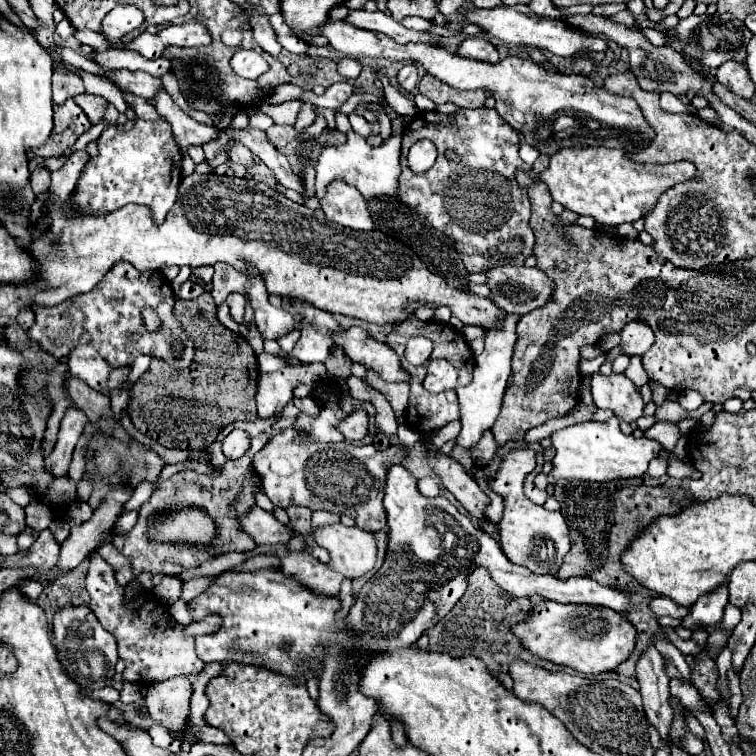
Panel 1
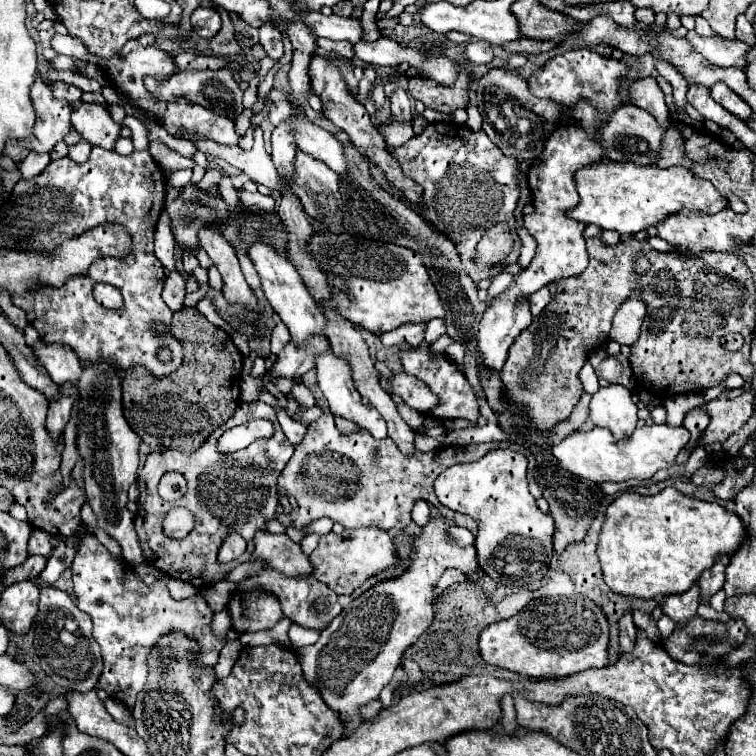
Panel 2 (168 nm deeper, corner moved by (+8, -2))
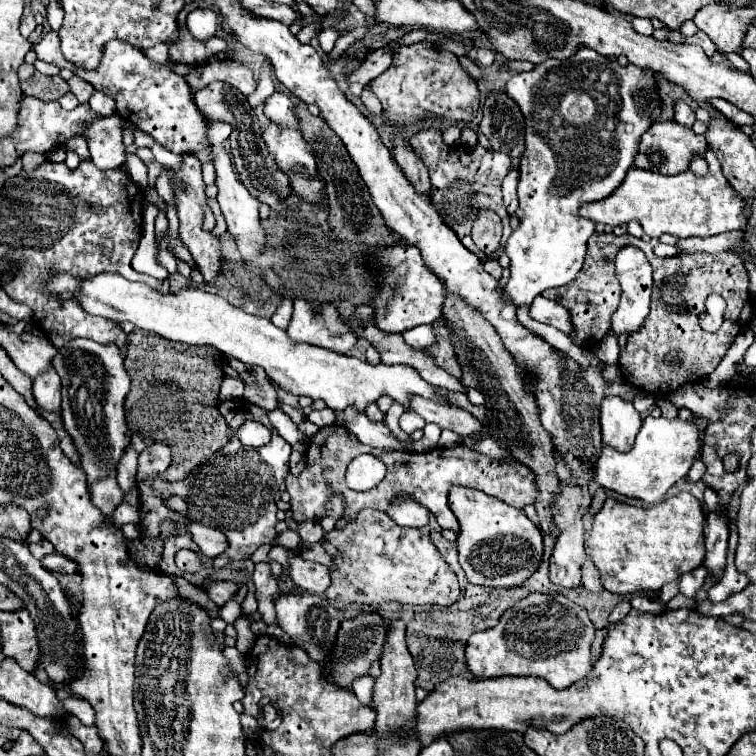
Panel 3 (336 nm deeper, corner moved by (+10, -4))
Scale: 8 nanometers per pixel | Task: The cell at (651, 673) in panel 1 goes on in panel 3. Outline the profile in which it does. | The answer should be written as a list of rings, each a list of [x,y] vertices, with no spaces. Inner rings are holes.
[[[621,601],[621,603],[611,611],[611,615],[609,615],[609,623],[611,623],[611,625],[615,625],[617,621],[621,621],[621,619],[629,613],[629,609],[631,609],[629,601]]]

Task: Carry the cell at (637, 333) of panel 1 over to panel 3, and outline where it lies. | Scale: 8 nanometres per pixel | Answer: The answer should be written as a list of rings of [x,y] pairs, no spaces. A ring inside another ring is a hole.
[[[627,245],[627,247],[623,247],[617,253],[615,265],[617,265],[617,279],[619,279],[621,287],[623,287],[623,293],[621,293],[619,307],[613,313],[613,317],[611,317],[611,329],[619,337],[619,335],[635,333],[643,325],[645,317],[649,315],[649,297],[651,297],[651,285],[653,285],[653,267],[649,265],[645,253],[641,249],[637,249],[637,247],[633,247],[633,245]]]

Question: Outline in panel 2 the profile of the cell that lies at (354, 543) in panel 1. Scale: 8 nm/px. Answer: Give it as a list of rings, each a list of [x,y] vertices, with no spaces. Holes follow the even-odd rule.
[[[359,527],[345,529],[341,535],[327,533],[321,535],[317,549],[309,555],[315,571],[313,577],[327,587],[331,587],[337,595],[351,595],[357,587],[361,587],[373,575],[397,565],[397,549],[393,537],[383,529]]]

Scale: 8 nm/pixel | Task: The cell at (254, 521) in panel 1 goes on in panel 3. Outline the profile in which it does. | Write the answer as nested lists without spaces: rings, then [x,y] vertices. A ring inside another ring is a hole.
[[[301,553],[293,555],[289,559],[289,577],[291,581],[303,589],[303,591],[311,591],[311,593],[323,593],[331,579],[329,579],[329,571],[325,565],[321,563],[313,563],[301,557]]]

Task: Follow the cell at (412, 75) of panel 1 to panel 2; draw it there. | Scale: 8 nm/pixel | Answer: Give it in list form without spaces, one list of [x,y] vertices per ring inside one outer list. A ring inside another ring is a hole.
[[[397,89],[391,95],[391,115],[397,123],[411,123],[411,119],[413,119],[411,103],[409,103],[409,97],[403,89]]]

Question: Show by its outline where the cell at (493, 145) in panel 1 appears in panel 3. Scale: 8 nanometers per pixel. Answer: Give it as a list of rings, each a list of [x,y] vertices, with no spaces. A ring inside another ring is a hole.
[[[435,127],[421,129],[419,133],[413,135],[413,147],[421,155],[423,163],[429,167],[429,179],[431,179],[431,203],[441,215],[441,219],[457,233],[461,243],[479,255],[479,249],[473,245],[471,239],[471,227],[473,221],[477,219],[477,213],[481,209],[493,209],[499,211],[499,217],[503,219],[505,227],[509,223],[507,209],[503,205],[503,195],[501,195],[501,181],[511,169],[511,159],[505,153],[499,151],[489,151],[481,147],[479,143],[471,149],[463,145],[447,145],[443,141],[443,133]]]

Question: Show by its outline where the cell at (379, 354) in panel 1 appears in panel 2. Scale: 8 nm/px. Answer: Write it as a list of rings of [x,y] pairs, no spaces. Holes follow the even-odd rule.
[[[407,373],[393,375],[391,379],[381,379],[381,385],[387,393],[399,395],[411,409],[419,413],[429,413],[431,407],[439,405],[439,399],[431,393],[431,389],[427,389],[423,381]]]

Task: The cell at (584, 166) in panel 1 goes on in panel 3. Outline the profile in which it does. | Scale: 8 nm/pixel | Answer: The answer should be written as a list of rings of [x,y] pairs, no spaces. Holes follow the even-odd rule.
[[[713,151],[705,177],[697,177],[689,169],[677,175],[661,175],[631,167],[621,187],[617,187],[609,197],[601,201],[583,203],[579,213],[581,217],[593,223],[603,223],[611,227],[629,221],[639,221],[649,237],[659,237],[661,233],[673,233],[677,237],[707,237],[733,229],[745,229],[747,223],[747,217],[743,213],[743,199],[723,177],[721,163],[717,155],[713,155]]]

